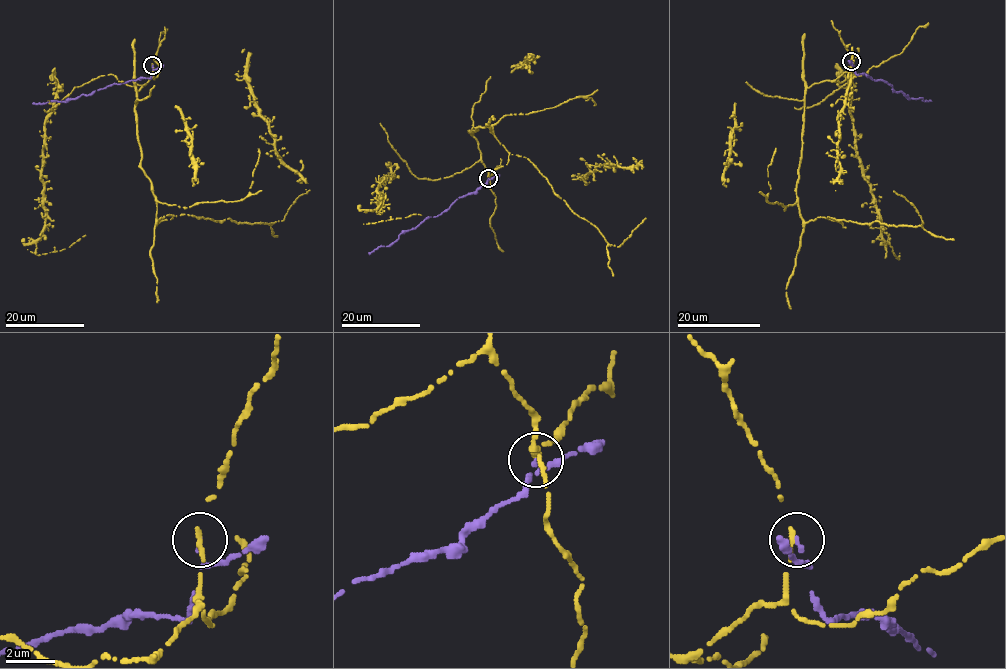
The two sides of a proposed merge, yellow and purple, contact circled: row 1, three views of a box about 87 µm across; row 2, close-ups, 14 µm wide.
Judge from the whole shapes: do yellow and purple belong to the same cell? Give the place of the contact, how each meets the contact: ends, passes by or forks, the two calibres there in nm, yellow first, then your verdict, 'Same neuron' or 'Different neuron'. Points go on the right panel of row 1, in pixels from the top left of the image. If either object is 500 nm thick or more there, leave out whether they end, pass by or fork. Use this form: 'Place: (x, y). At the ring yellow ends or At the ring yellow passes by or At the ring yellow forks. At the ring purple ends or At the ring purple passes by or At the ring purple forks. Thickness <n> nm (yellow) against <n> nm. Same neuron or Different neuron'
Place: (851, 61). At the ring yellow ends. At the ring purple ends. Thickness 240 nm (yellow) against 170 nm. Different neuron

